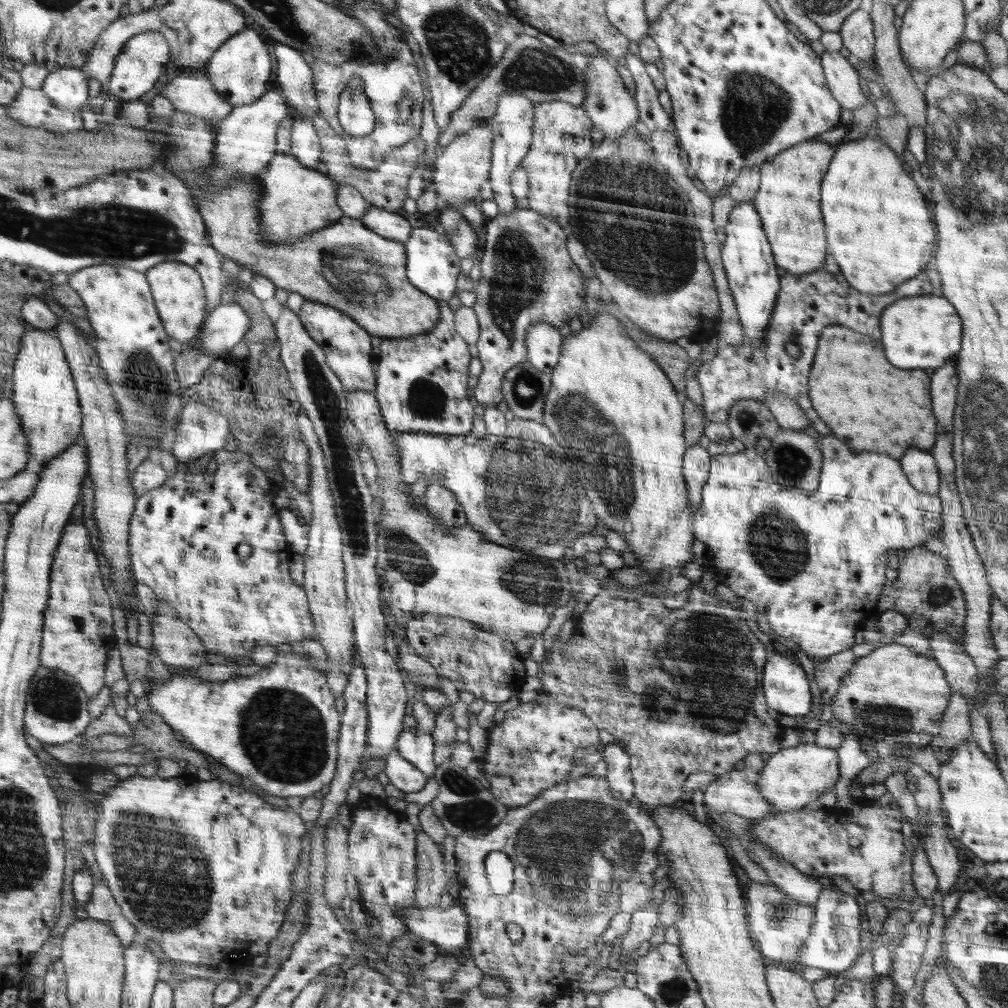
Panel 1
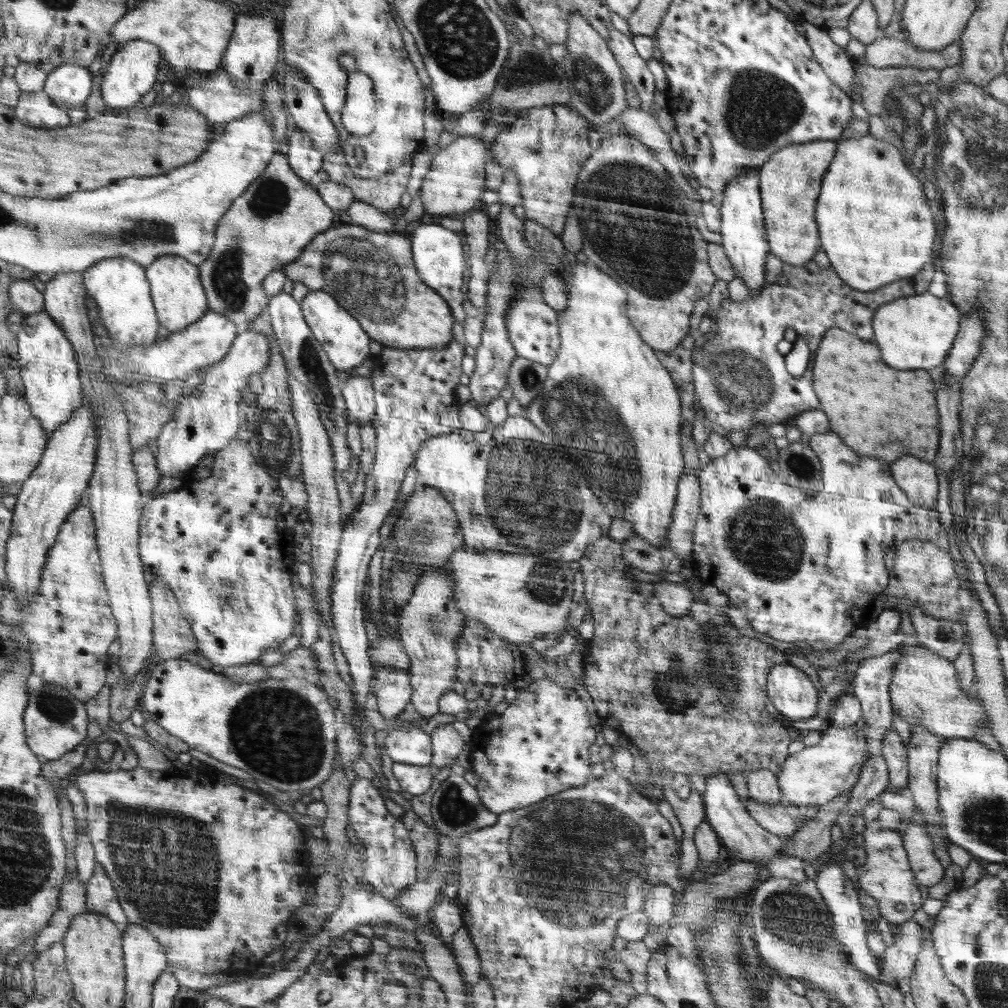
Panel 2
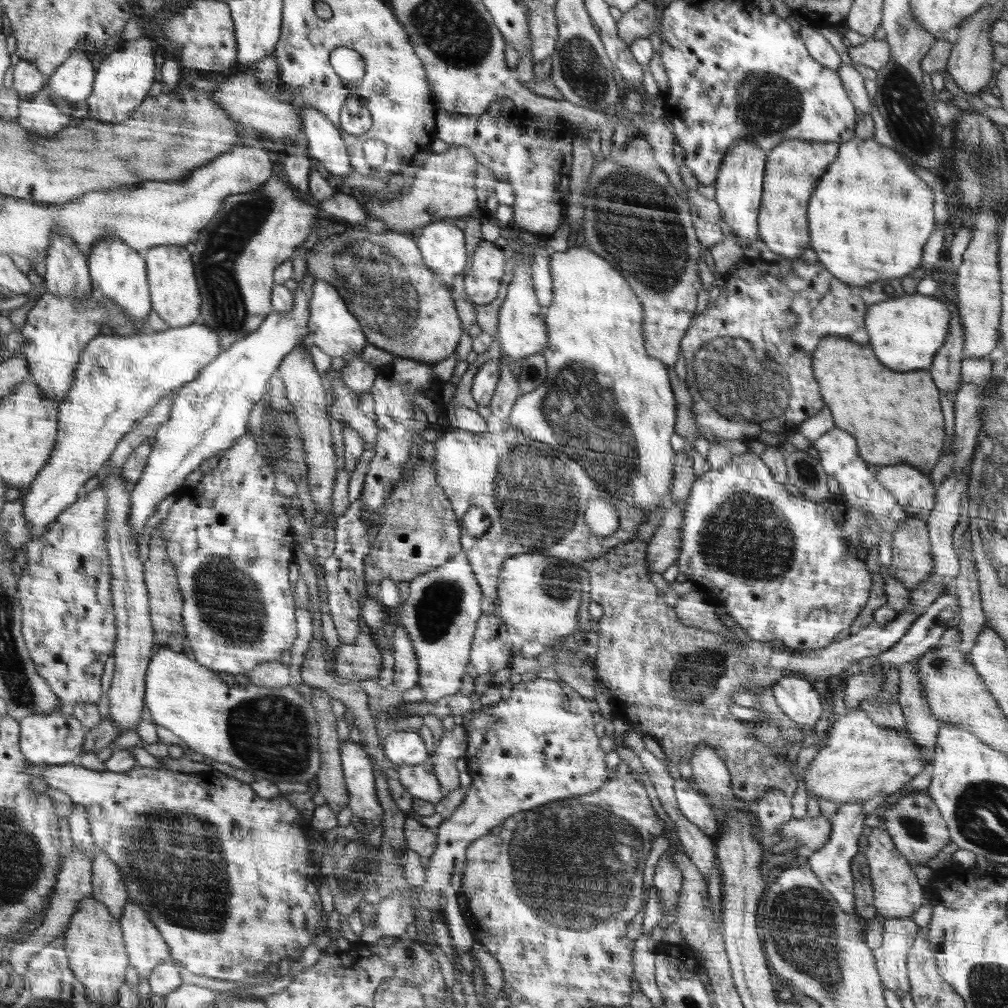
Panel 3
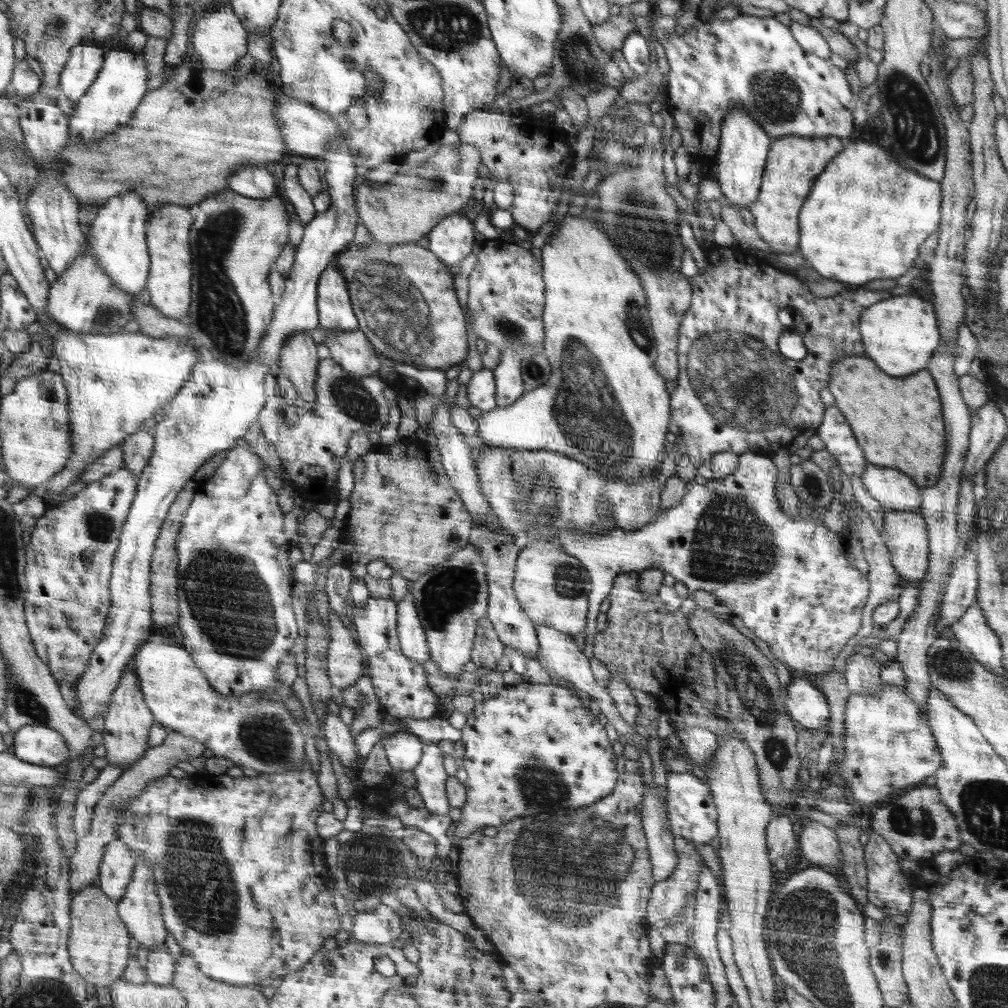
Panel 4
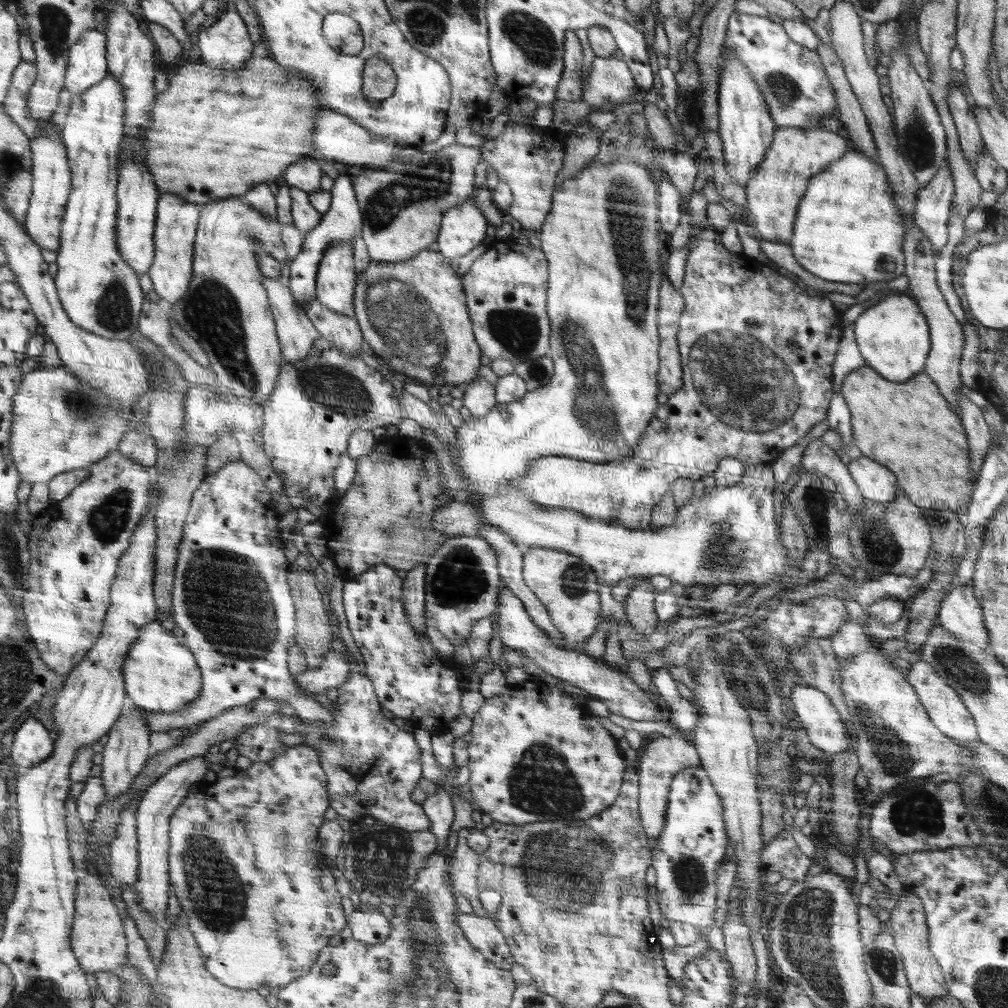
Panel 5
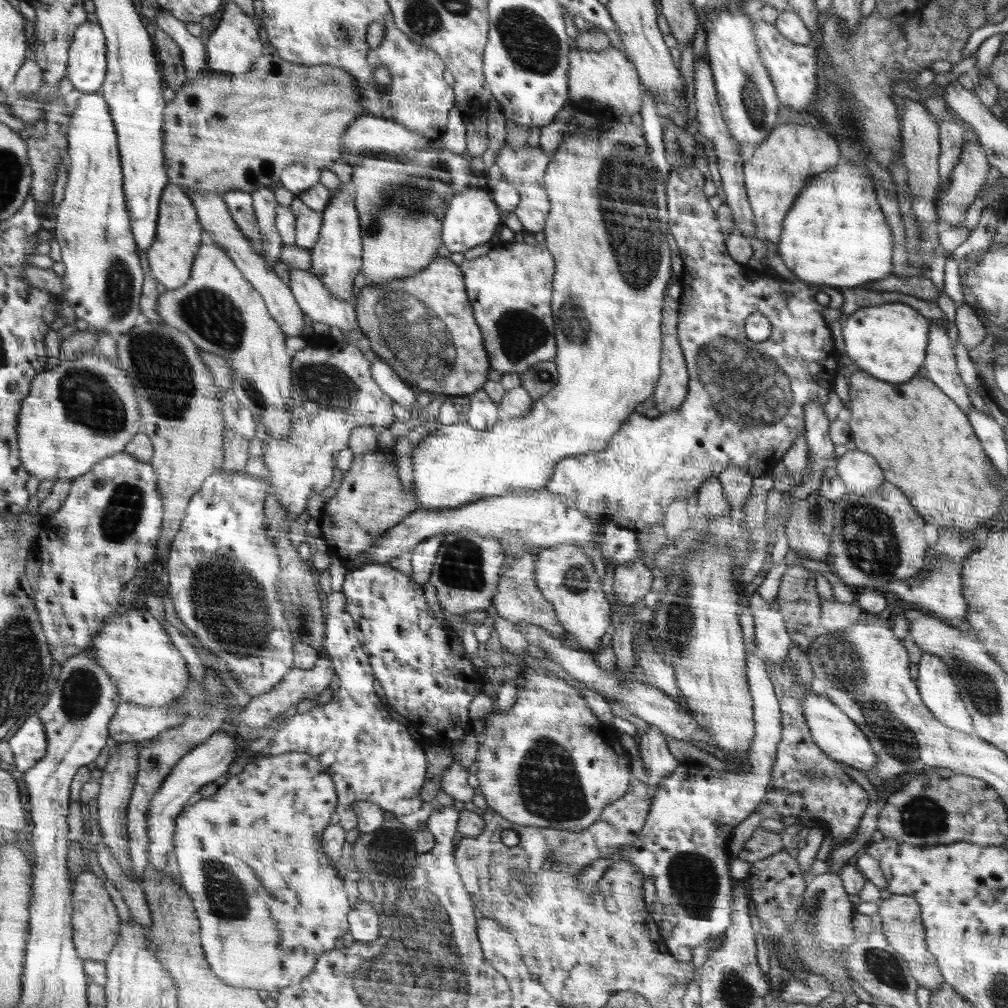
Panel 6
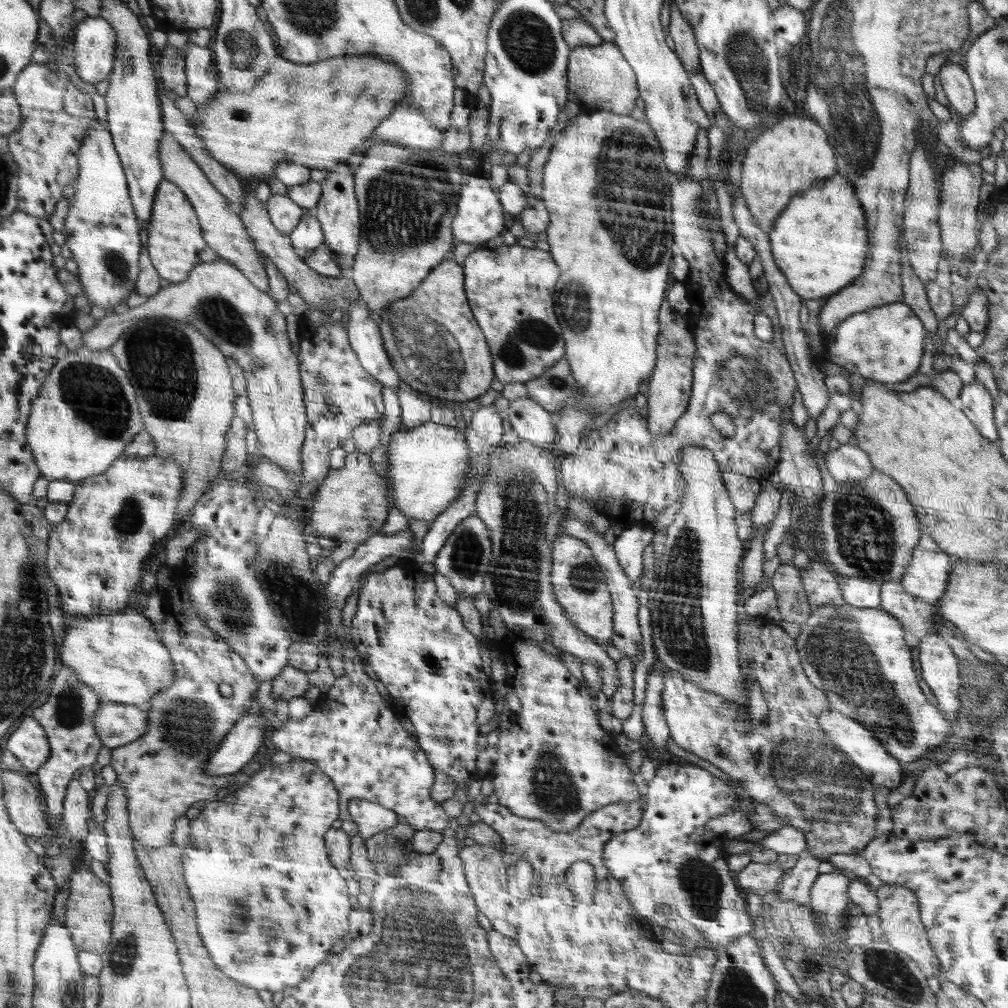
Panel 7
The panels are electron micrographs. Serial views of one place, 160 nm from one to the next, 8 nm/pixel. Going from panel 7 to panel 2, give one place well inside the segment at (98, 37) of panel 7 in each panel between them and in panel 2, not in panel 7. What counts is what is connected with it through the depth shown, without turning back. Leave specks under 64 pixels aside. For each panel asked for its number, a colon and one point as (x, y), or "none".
2: (69, 84)
3: (74, 80)
4: (79, 73)
5: (88, 66)
6: (87, 70)

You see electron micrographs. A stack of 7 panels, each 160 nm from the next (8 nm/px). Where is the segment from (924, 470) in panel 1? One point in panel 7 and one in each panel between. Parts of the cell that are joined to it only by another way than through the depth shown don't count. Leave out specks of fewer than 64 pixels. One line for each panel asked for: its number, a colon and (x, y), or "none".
2: (918, 478)
3: (914, 489)
4: (895, 490)
5: (876, 482)
6: (860, 473)
7: (848, 463)

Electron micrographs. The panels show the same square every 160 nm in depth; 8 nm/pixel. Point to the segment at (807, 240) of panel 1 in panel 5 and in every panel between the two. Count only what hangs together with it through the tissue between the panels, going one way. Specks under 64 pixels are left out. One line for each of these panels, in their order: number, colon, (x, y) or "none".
2: (791, 178)
3: (794, 167)
4: (796, 162)
5: (773, 195)

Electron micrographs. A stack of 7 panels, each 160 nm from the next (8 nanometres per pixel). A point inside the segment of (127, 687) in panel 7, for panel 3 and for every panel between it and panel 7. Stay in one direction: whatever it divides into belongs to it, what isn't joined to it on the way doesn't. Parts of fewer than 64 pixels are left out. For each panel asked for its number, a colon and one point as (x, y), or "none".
3: (272, 732)
4: (263, 735)
5: (163, 679)
6: (132, 647)

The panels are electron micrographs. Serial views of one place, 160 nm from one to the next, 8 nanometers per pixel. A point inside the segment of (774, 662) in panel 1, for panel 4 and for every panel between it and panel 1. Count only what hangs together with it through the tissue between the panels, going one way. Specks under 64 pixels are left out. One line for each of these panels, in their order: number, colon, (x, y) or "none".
2: (793, 696)
3: (795, 696)
4: (804, 703)

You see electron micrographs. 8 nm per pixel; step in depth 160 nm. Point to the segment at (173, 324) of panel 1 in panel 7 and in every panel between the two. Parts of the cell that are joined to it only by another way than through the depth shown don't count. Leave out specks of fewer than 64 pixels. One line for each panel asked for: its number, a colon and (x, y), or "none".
2: (177, 291)
3: (173, 287)
4: (169, 285)
5: (171, 272)
6: (180, 234)
7: (176, 245)

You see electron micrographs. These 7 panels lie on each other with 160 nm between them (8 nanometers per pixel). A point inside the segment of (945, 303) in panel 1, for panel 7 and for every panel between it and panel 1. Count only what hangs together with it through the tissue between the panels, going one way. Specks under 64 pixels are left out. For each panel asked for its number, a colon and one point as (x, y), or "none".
2: (918, 332)
3: (907, 332)
4: (901, 332)
5: (893, 336)
6: (891, 340)
7: (884, 344)

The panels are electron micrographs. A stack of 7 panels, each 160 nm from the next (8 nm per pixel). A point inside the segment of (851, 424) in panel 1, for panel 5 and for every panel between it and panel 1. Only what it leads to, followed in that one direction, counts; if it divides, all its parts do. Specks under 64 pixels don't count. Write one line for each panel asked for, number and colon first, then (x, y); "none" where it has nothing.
2: (861, 407)
3: (900, 414)
4: (877, 411)
5: (921, 440)

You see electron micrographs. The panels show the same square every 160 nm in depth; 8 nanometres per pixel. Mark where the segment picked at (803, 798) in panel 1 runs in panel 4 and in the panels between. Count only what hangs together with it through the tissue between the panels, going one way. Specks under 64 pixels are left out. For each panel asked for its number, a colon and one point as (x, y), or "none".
2: (818, 774)
3: (859, 759)
4: (888, 744)

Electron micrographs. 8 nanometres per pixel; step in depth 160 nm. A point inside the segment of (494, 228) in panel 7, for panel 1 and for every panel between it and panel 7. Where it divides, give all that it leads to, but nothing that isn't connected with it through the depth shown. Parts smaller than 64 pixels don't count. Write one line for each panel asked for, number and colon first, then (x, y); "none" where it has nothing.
1: (432, 263)
2: (438, 254)
3: (442, 244)
4: (453, 239)
5: (463, 227)
6: (472, 217)

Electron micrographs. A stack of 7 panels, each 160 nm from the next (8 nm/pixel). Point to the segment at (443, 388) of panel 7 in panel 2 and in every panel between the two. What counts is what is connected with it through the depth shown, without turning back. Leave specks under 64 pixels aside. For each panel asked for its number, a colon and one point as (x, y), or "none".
2: (373, 275)
3: (383, 276)
4: (404, 298)
5: (413, 314)
6: (423, 326)

